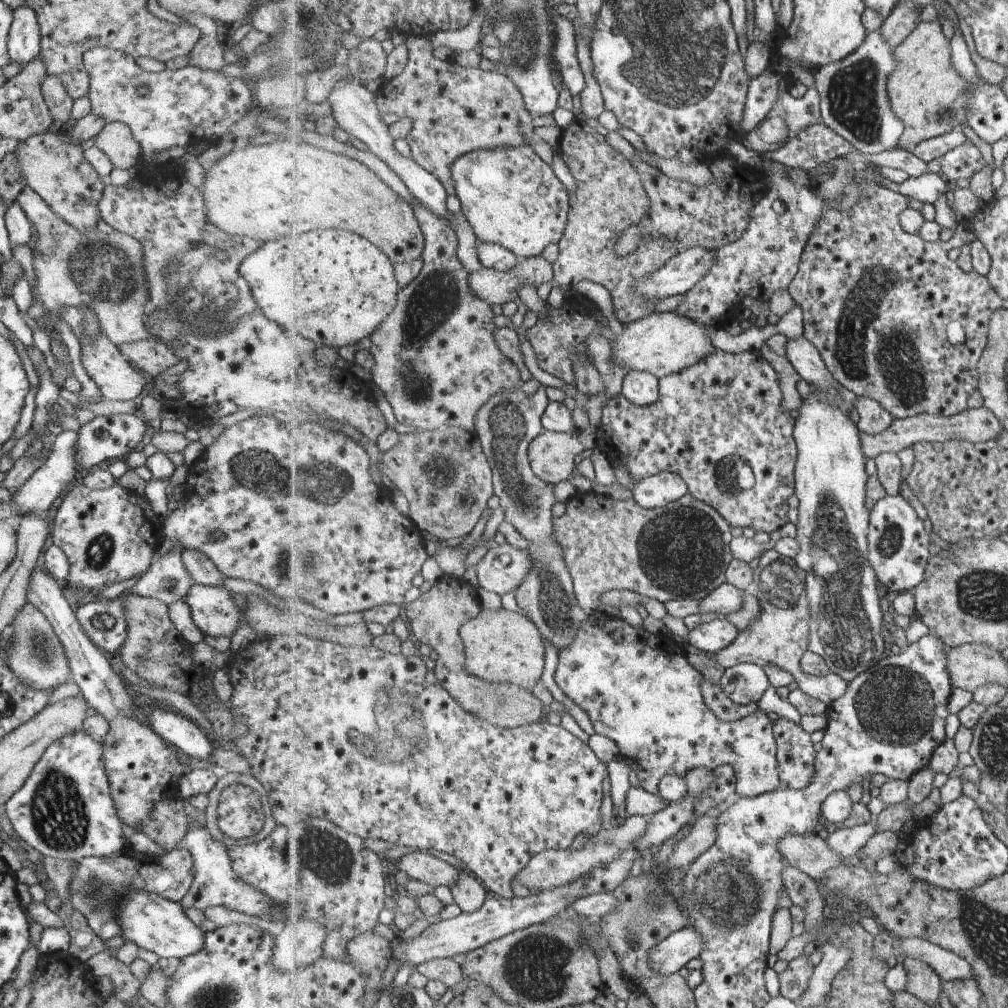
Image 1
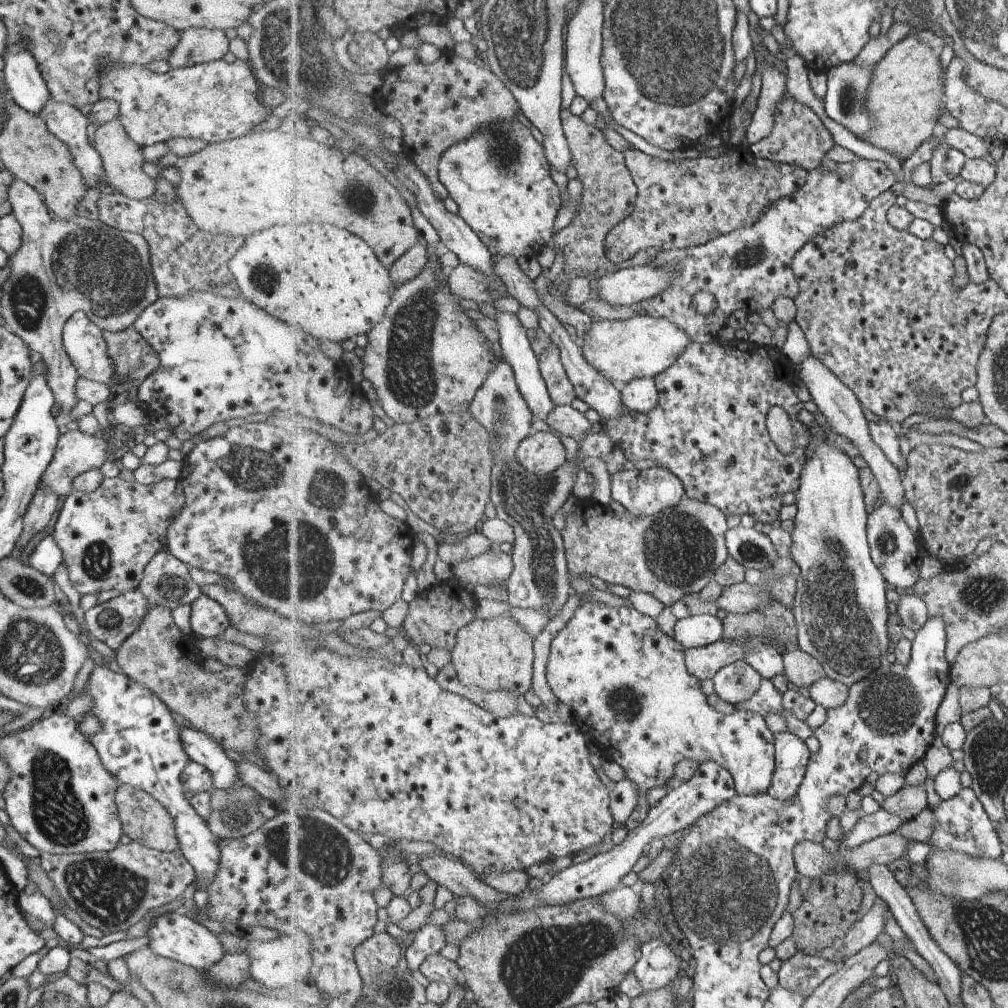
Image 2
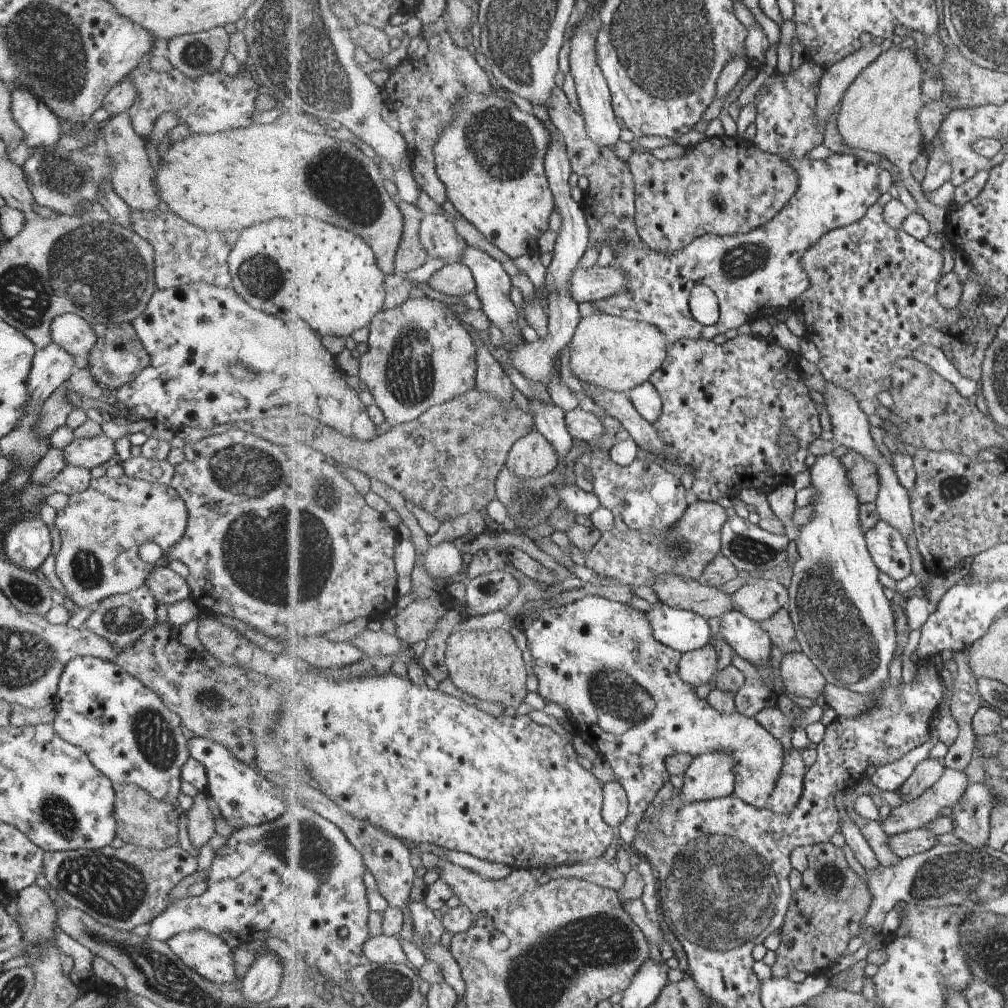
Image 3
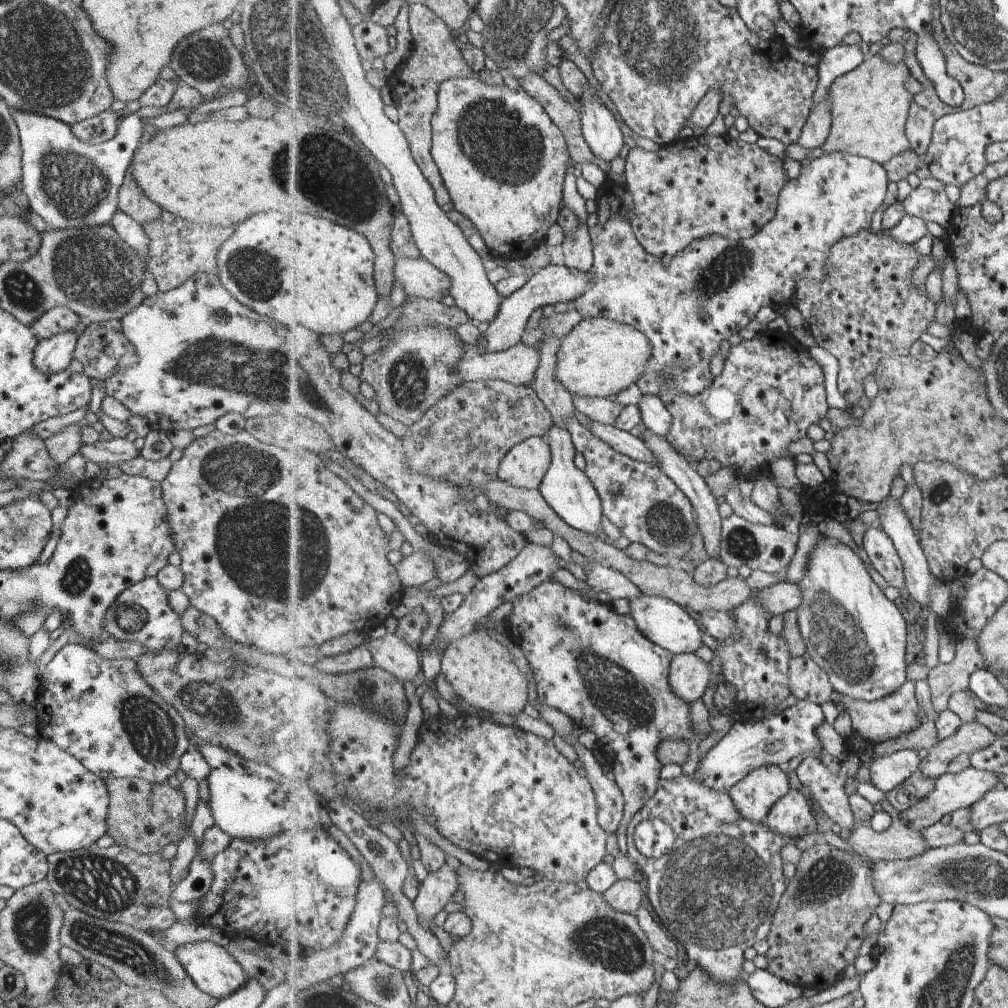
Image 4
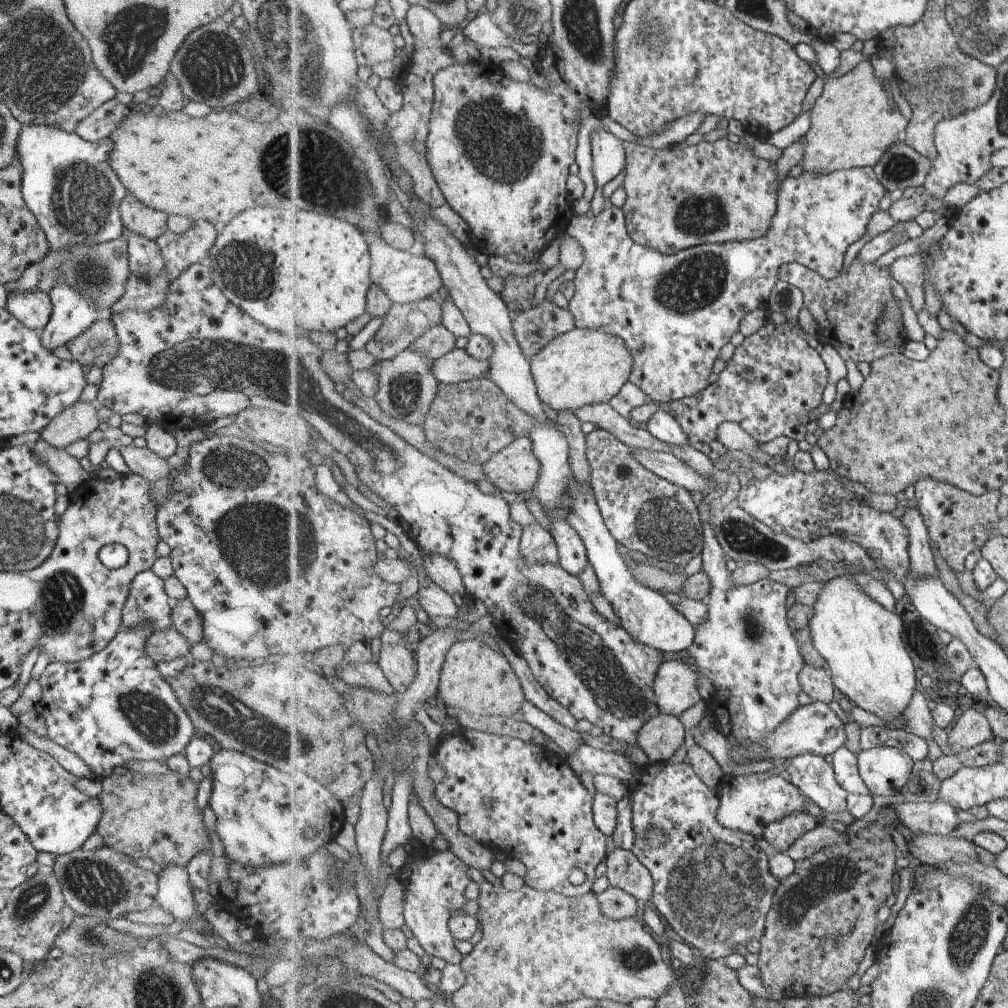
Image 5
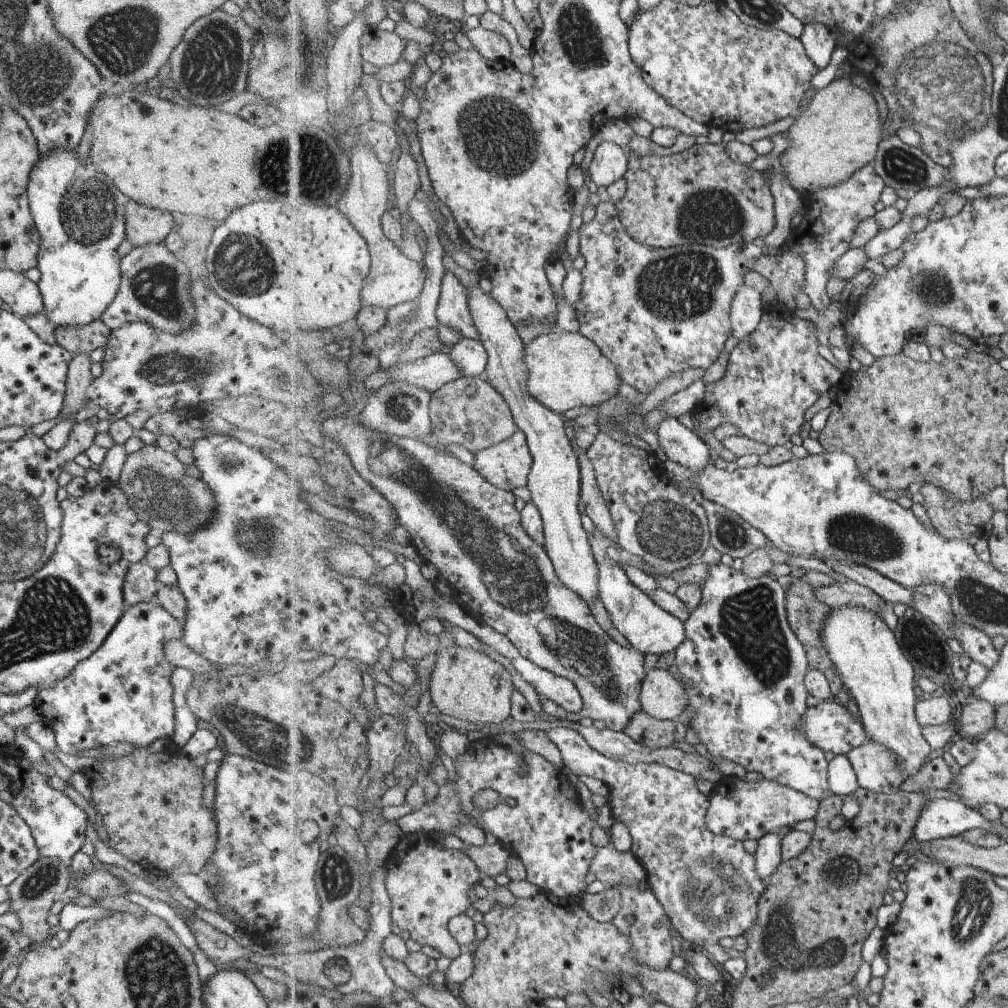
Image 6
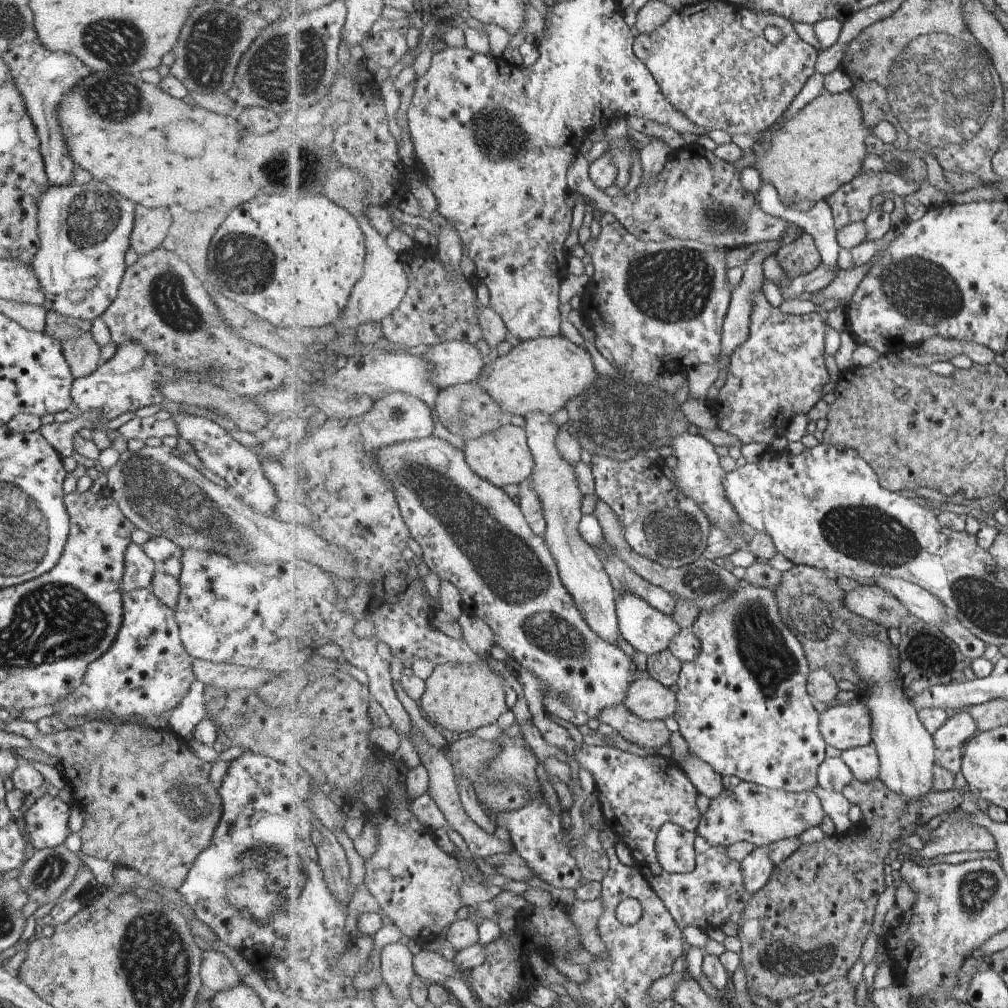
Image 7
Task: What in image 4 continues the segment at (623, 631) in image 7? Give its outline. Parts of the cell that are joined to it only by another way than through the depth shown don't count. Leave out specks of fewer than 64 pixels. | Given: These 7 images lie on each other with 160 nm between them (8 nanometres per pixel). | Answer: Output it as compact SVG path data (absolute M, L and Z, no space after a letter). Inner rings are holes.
M556 424L548 430L546 434L548 443L550 444L552 450L552 464L549 467L548 473L545 475L544 481L540 486L540 491L543 496L547 499L547 502L555 509L557 514L560 514L570 525L573 525L576 529L581 529L587 533L591 533L596 537L595 534L601 532L602 518L604 517L602 498L598 493L596 486L591 482L588 474L577 468L575 464L575 454L576 448L571 436L571 433L564 428L558 427ZM641 595L641 598L631 599L631 615L636 620L643 634L646 634L655 644L665 647L675 655L697 652L703 645L703 627L689 612L685 612L680 604L665 597Z

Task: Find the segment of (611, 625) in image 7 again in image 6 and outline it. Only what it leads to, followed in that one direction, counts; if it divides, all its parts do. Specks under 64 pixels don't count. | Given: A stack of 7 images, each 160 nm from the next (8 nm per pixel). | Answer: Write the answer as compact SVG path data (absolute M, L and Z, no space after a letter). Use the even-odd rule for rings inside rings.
M471 287L468 292L468 305L472 319L480 332L480 338L488 350L488 365L485 370L487 380L502 395L511 407L519 429L525 432L533 455L533 464L528 476L528 489L533 503L544 519L547 554L552 558L560 579L574 591L577 591L589 604L593 598L599 598L600 570L588 539L581 524L580 492L582 489L580 462L574 449L573 439L569 440L565 430L565 420L559 413L545 406L528 389L530 372L526 365L526 344L521 338L517 326L504 306L482 288Z

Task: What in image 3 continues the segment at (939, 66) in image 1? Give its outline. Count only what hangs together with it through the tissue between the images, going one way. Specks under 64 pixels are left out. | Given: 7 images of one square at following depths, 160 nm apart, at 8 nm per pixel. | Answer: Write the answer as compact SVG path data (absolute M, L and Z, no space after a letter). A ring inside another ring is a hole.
M894 45L867 66L845 94L838 113L838 131L848 148L858 148L877 153L888 159L901 172L899 185L913 197L920 213L928 212L944 222L947 209L933 205L923 193L922 185L911 176L911 164L927 145L919 126L919 114L928 99L923 94L923 81L927 79L914 47L899 48Z

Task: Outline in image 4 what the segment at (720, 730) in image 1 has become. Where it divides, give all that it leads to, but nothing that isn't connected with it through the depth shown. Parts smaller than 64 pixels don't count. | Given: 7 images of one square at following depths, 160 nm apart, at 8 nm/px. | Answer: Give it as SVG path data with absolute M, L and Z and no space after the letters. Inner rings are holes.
M552 578L545 581L541 585L535 587L530 593L518 597L513 601L513 611L508 617L511 623L511 628L513 630L513 636L521 640L520 648L523 648L523 653L527 658L526 661L532 672L534 681L535 681L535 690L538 695L538 699L547 706L554 706L555 709L567 713L572 717L576 722L587 728L587 722L593 722L593 733L597 734L597 740L599 745L599 750L607 752L607 756L611 756L613 760L612 771L616 779L616 783L619 785L619 788L623 791L625 799L625 808L624 808L624 817L621 821L620 827L618 828L617 838L618 844L621 852L627 854L627 826L629 822L633 820L633 816L643 809L647 804L647 801L650 798L654 797L654 794L660 789L660 778L661 778L661 768L663 764L658 757L658 751L660 746L665 741L687 741L691 746L696 746L700 741L700 736L694 727L694 722L692 721L692 706L684 698L678 697L674 690L672 689L672 684L670 683L670 670L672 666L672 660L674 659L674 653L670 650L667 650L665 647L655 644L646 634L641 632L641 629L638 627L636 620L633 618L633 615L624 615L616 612L611 604L604 603L601 601L597 595L595 596L583 596L580 594L573 594L571 589L565 588L563 584L559 582L552 581ZM611 720L615 722L615 726L621 726L619 722L625 722L625 726L629 724L629 728L634 728L633 730L619 730L615 732L611 728ZM763 765L749 773L730 790L741 814L763 823L777 801L790 791L789 778L778 765Z

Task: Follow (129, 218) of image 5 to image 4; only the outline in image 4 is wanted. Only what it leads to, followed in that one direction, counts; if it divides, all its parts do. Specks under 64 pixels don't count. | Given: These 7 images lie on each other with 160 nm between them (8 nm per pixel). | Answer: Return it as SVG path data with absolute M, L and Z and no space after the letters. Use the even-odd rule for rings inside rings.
M129 165L121 186L117 189L117 208L142 226L159 219L162 208L143 194L132 177L132 170L133 165Z

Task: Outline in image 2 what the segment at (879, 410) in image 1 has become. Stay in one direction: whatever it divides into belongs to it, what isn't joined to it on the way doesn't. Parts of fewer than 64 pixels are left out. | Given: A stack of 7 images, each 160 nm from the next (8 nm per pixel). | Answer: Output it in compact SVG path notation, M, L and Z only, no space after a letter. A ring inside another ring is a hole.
M881 419L878 422L870 422L871 437L877 445L885 452L885 455L895 464L895 466L905 474L909 470L908 456L903 458L901 448L899 448L899 435L895 434L893 426L889 421Z

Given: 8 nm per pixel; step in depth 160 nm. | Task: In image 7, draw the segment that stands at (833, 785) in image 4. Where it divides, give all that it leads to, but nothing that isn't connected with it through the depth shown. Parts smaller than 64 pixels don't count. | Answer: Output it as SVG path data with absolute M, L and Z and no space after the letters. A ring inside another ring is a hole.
M743 578L730 597L727 597L714 609L701 612L691 630L701 641L701 652L692 661L683 662L683 668L677 682L678 691L676 692L680 704L673 716L679 724L681 735L688 743L689 752L708 762L719 774L737 776L741 781L751 781L758 785L788 790L792 793L811 792L816 789L820 784L820 766L827 758L827 754L825 754L827 743L820 729L820 712L817 712L817 708L813 706L813 698L808 691L808 678L811 670L804 644L797 638L788 623L784 621L775 590L755 586Z

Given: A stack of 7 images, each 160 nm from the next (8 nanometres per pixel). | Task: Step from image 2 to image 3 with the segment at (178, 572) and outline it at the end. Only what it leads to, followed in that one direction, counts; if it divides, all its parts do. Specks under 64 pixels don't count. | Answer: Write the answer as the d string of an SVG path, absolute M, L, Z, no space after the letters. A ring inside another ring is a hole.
M166 563L151 568L149 576L145 578L144 586L149 588L151 596L157 602L165 606L184 600L189 595L189 586L185 579L168 568Z

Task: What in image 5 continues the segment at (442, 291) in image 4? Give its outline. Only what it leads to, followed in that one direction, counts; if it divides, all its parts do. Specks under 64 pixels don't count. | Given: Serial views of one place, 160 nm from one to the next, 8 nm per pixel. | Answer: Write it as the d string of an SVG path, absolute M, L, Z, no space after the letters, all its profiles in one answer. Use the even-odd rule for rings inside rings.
M367 230L364 232L372 252L372 282L381 287L393 303L409 304L409 302L436 297L437 292L444 286L444 282L434 260L431 260L427 254L413 255L409 251L392 247L381 236L381 232L373 233Z

